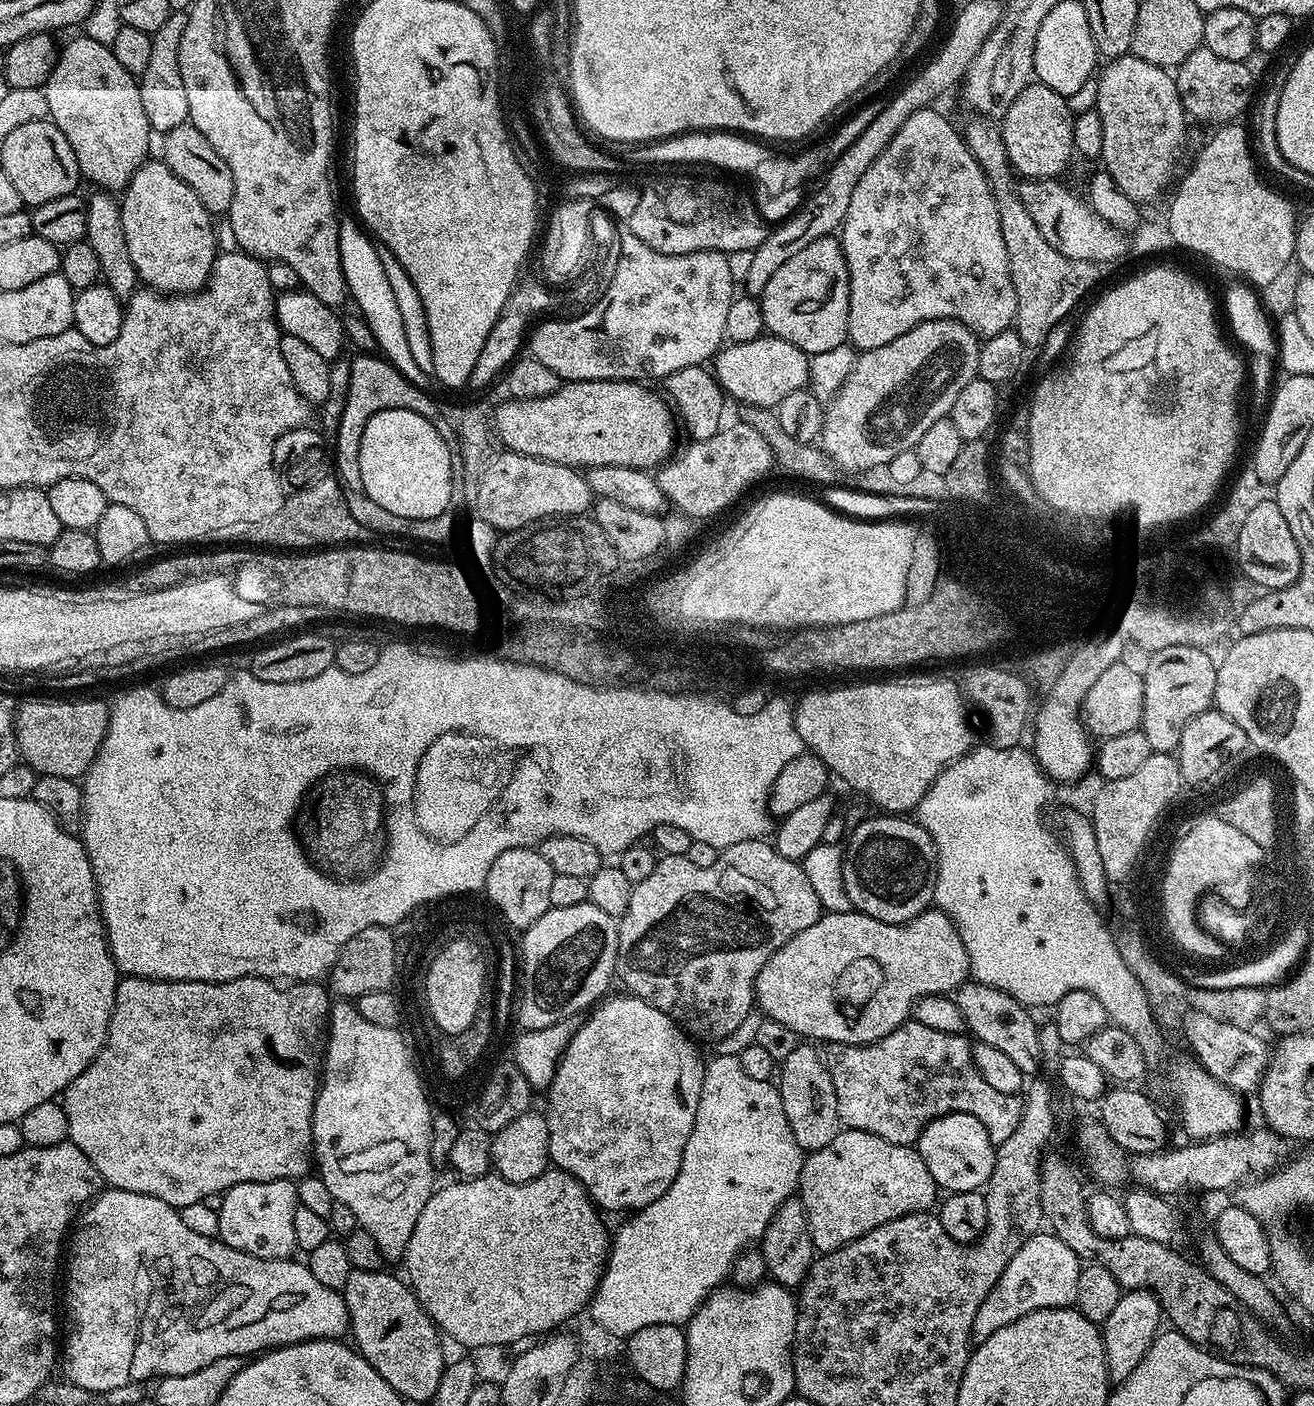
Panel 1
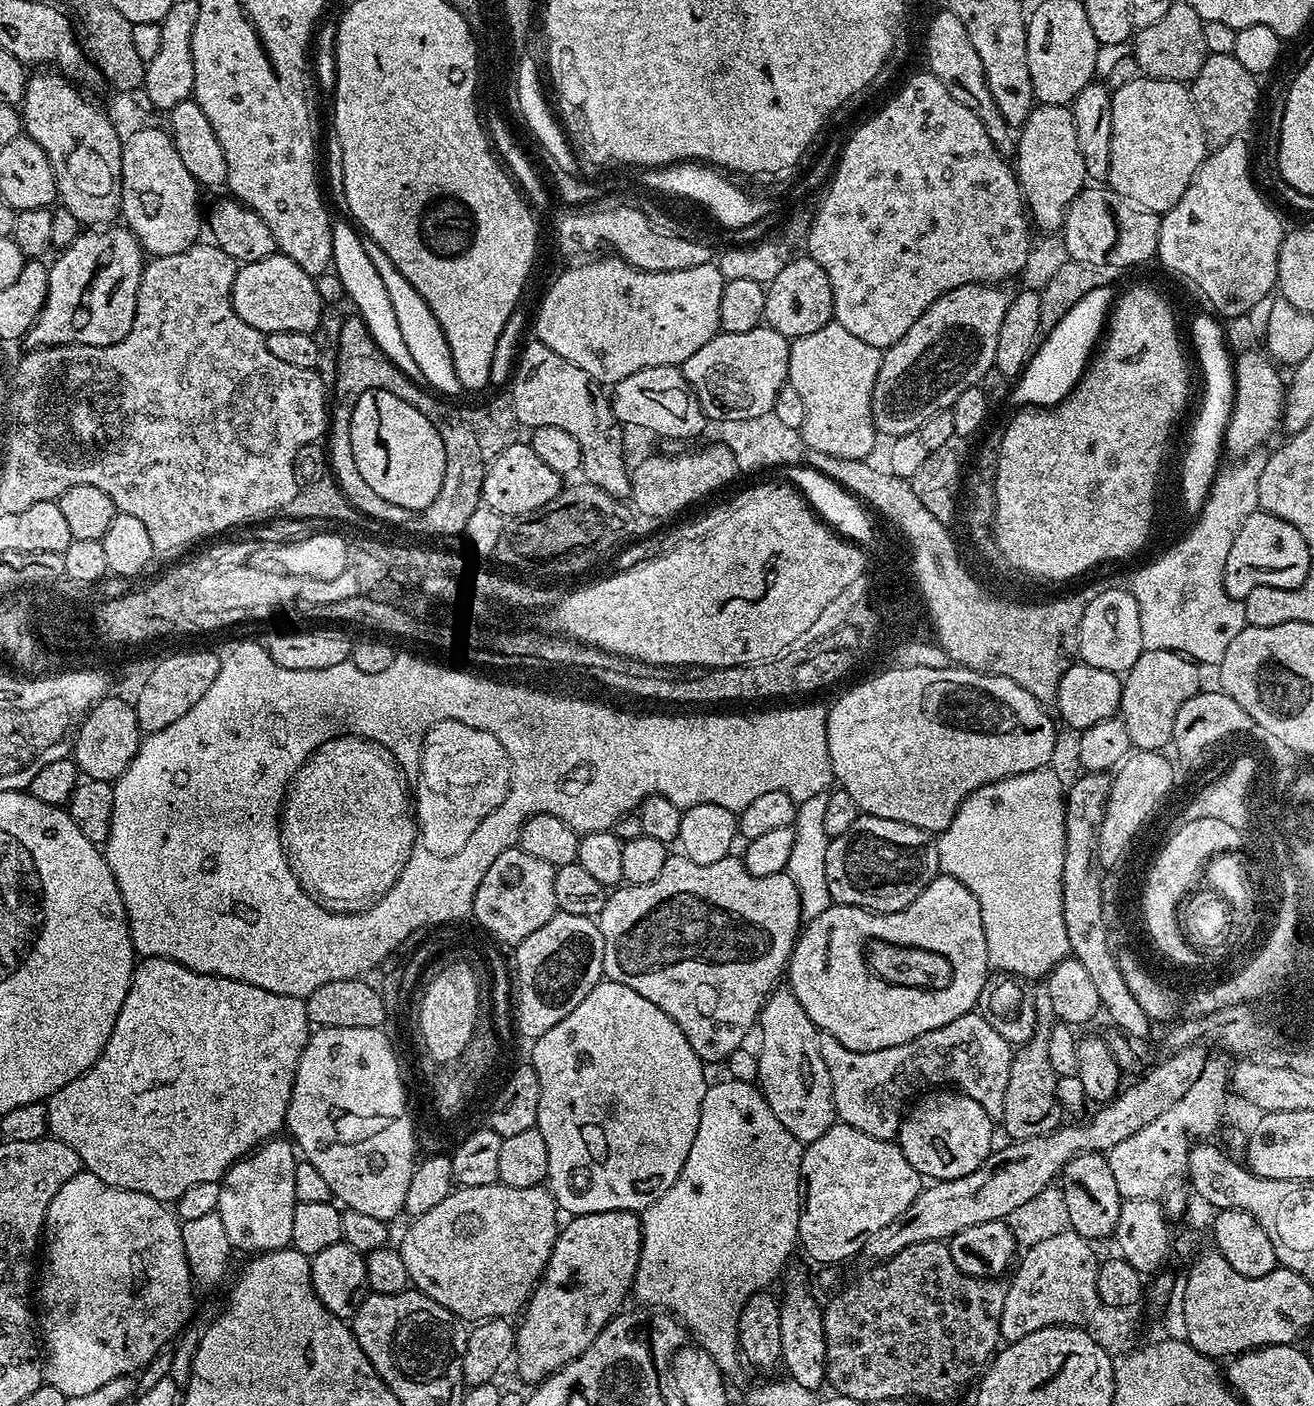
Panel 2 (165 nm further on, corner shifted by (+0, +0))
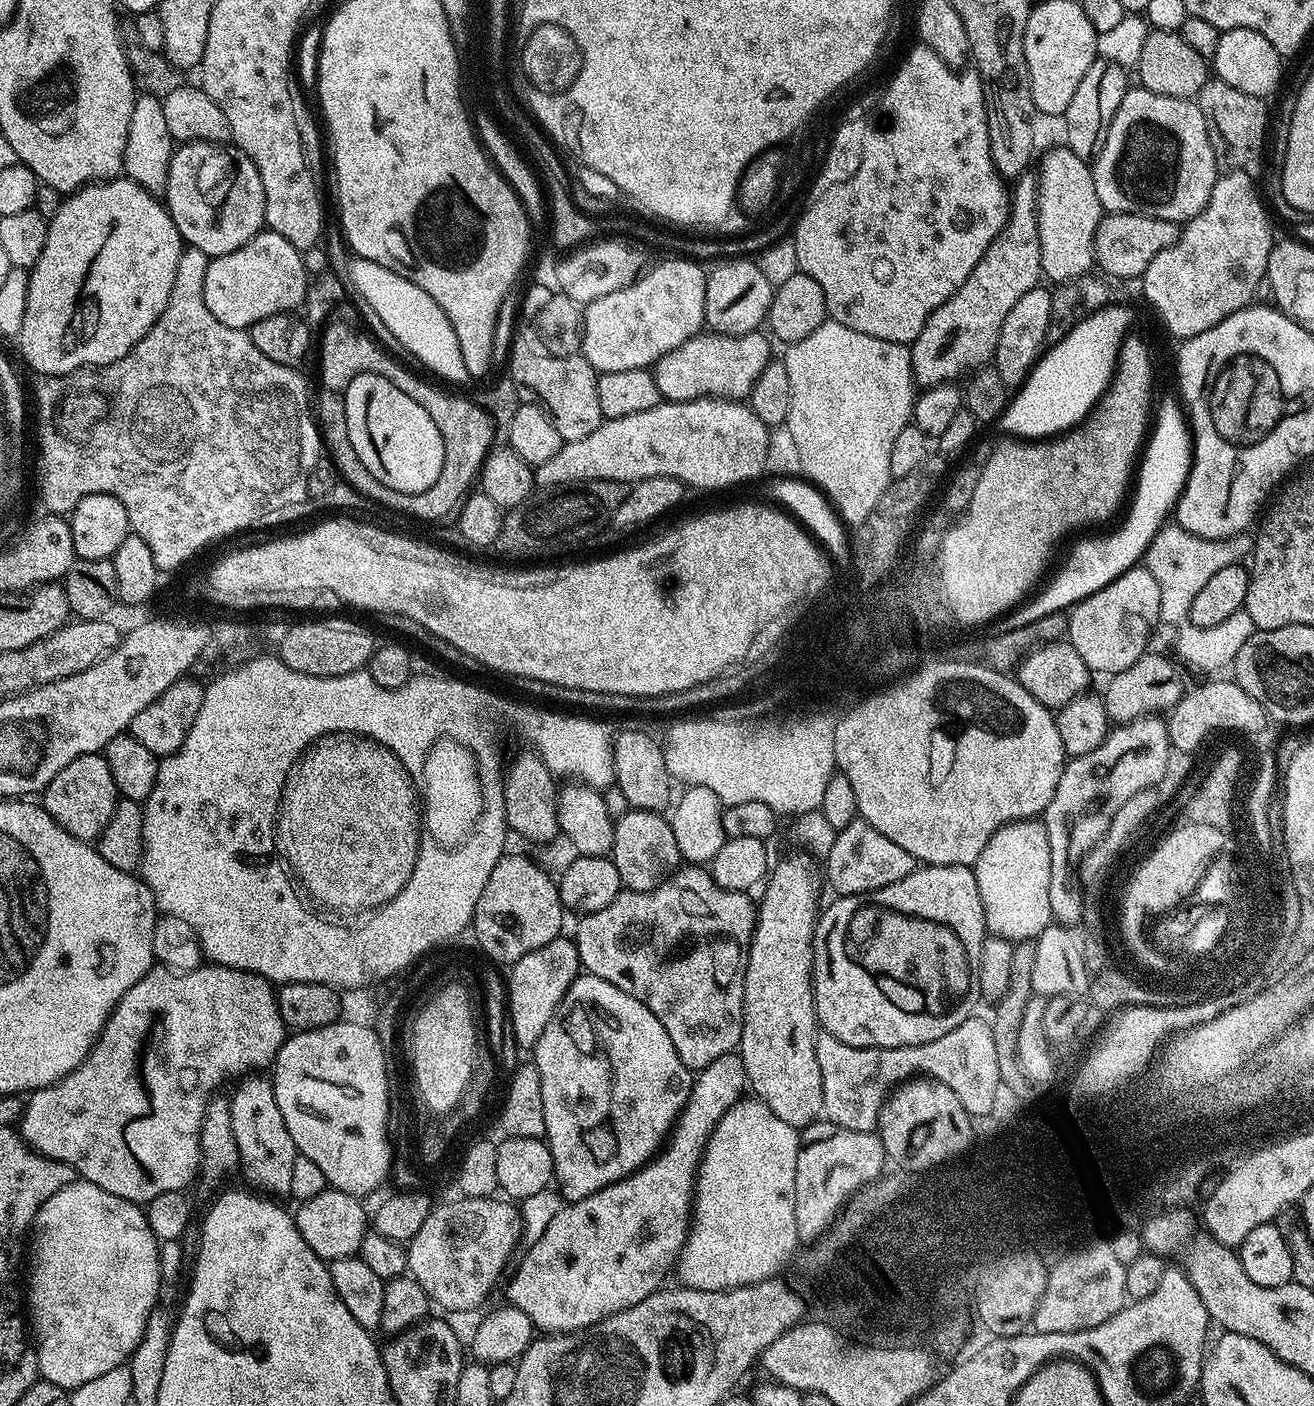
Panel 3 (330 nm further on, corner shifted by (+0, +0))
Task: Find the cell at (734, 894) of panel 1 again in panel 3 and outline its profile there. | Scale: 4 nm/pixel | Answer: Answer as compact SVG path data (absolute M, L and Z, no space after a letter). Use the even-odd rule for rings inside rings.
M681 866L672 873L668 879L662 881L657 888L649 892L620 891L603 910L589 912L579 917L580 925L576 928L574 939L576 949L580 955L580 967L589 976L597 976L610 986L618 986L618 990L626 990L630 998L638 998L666 1026L666 1034L670 1034L670 1042L674 1042L674 1050L678 1050L678 1058L687 1068L699 1070L710 1066L714 1058L722 1058L722 1054L736 1052L742 1038L742 1022L744 1021L744 971L748 965L748 948L752 944L752 935L756 929L756 913L758 911L754 900L751 900L748 892L735 892L720 888L718 882L714 882L711 871L704 866Z

